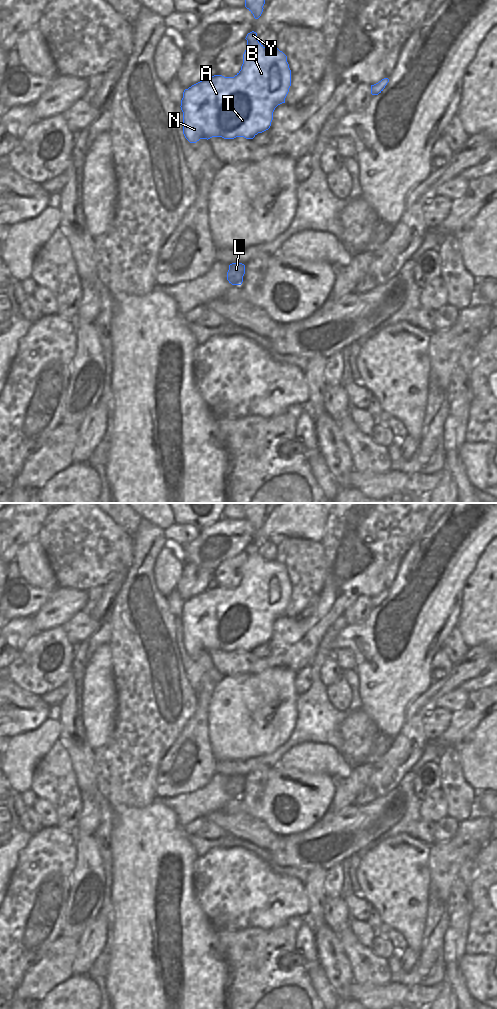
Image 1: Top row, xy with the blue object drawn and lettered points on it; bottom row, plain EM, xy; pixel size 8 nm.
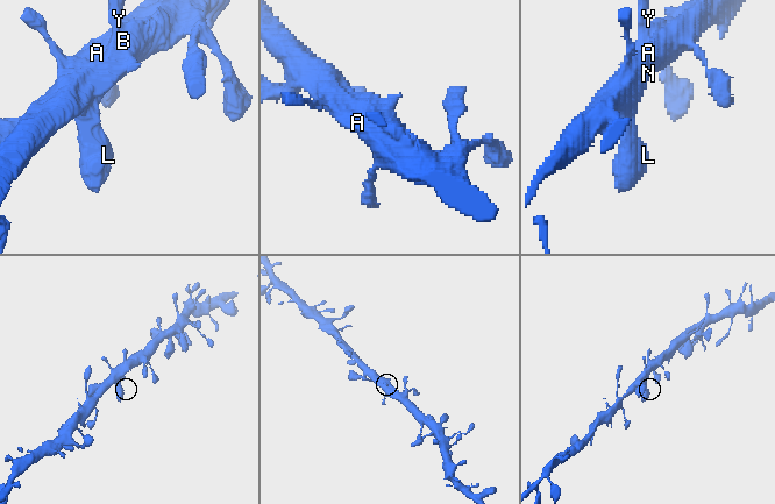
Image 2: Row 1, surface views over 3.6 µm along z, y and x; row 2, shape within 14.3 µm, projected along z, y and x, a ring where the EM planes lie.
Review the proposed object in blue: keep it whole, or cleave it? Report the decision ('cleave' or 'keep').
keep

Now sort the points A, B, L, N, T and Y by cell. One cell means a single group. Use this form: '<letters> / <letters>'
A B L N T Y

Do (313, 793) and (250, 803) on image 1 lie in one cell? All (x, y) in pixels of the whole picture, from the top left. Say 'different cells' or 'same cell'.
same cell

